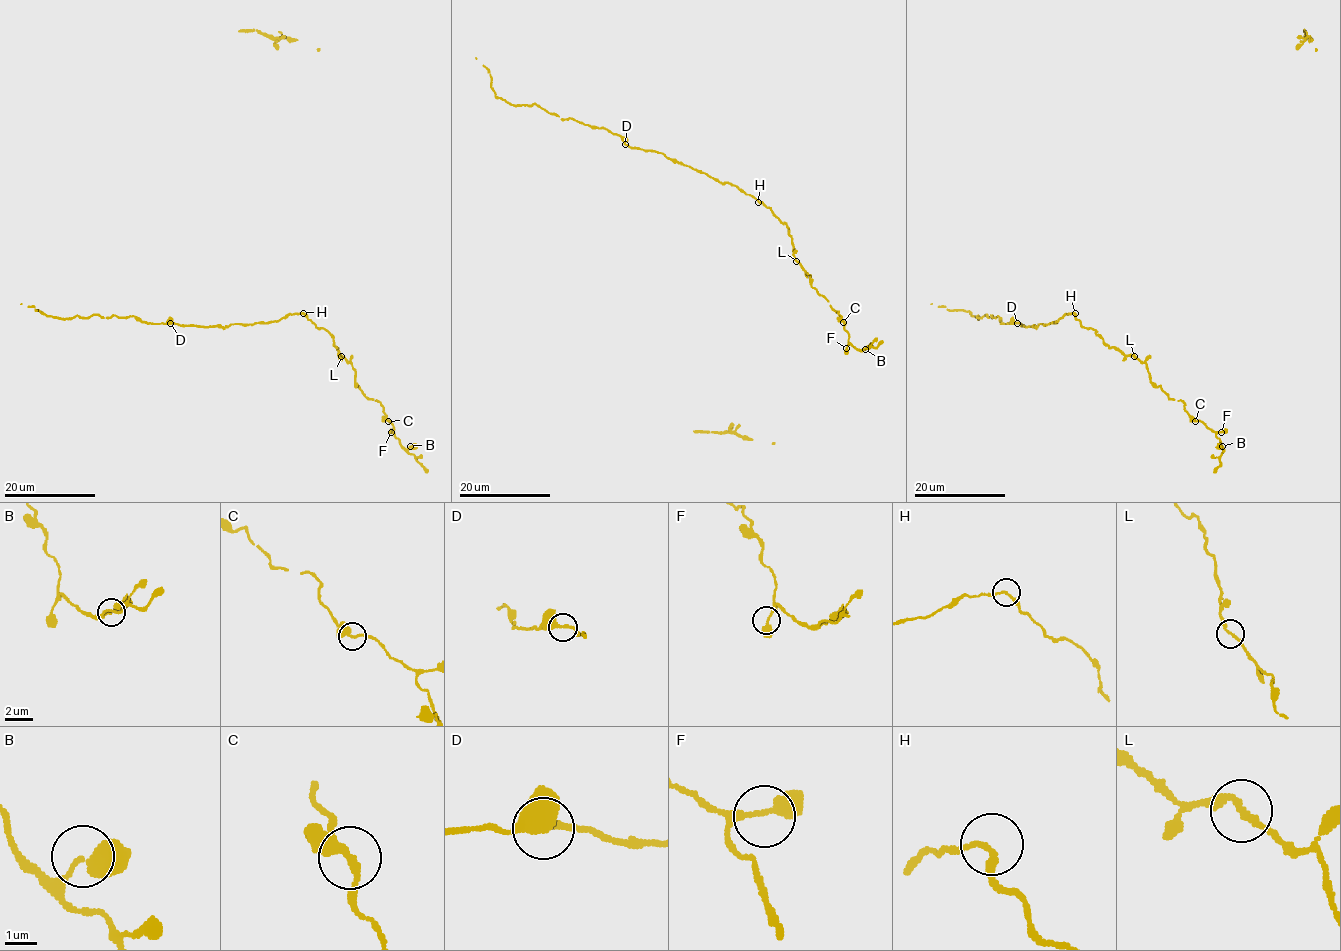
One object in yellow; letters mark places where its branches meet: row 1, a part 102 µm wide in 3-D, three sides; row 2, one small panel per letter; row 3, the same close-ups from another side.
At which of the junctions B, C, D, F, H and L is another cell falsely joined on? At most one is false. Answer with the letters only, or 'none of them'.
none of them

